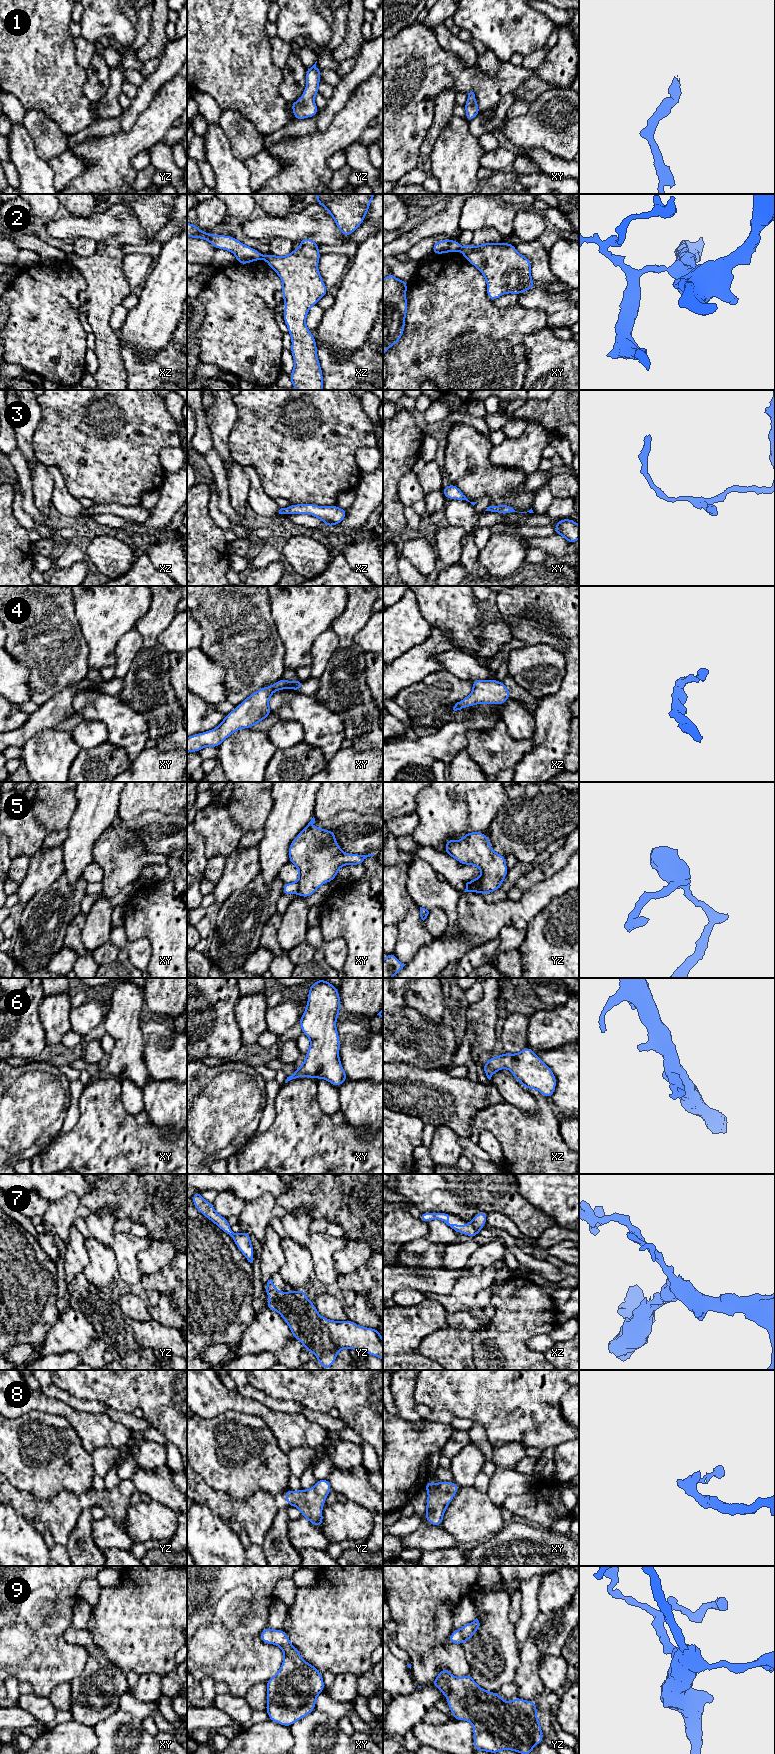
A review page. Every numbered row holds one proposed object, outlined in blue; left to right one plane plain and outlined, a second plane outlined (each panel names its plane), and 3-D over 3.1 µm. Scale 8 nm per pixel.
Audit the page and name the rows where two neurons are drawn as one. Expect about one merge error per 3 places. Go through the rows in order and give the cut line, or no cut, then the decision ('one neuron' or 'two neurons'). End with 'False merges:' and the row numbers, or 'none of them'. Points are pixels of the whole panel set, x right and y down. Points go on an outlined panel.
1: cut none; one neuron
2: cut xy (461, 247), (459, 250); two neurons
3: cut none; one neuron
4: cut none; one neuron
5: cut yz (480, 885), (471, 882), (466, 887); two neurons
6: cut none; one neuron
7: cut none; one neuron
8: cut none; one neuron
9: cut none; one neuron
False merges: 2, 5

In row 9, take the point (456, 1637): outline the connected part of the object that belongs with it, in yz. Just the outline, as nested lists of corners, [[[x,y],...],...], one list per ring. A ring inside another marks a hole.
[[[476,1618],[473,1622],[463,1625],[460,1629],[454,1630],[448,1642],[453,1644],[463,1644],[468,1641],[478,1630],[480,1623]]]

